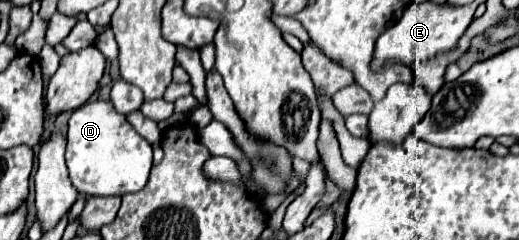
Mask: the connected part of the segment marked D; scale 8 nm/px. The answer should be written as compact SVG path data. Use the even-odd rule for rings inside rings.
M94 100L72 112L68 122L66 166L72 184L86 196L122 196L138 192L148 182L152 168L152 146L138 138L136 130L118 114L112 102Z

